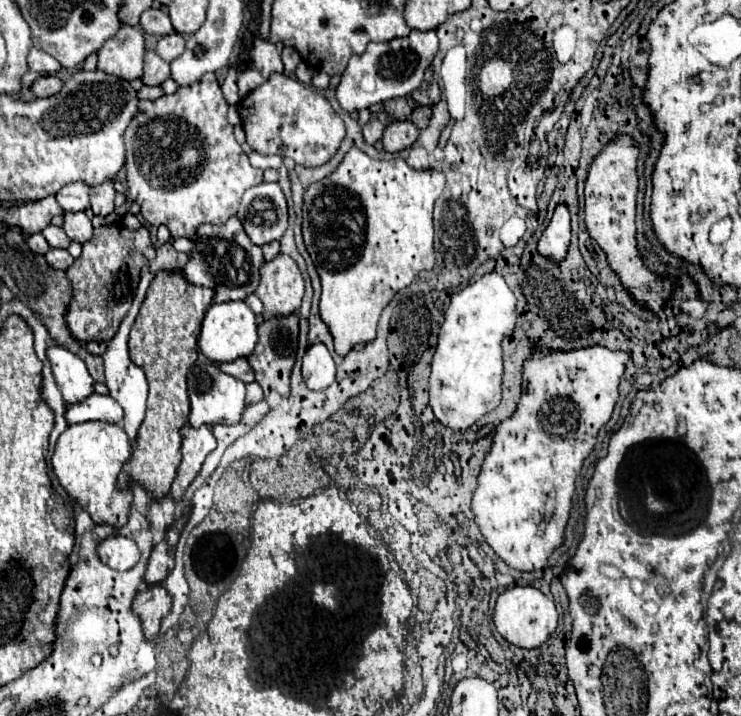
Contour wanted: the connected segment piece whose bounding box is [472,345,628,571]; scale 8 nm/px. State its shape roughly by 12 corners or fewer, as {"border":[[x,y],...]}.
{"border":[[628,355],[526,361],[472,499],[506,565],[562,543]]}

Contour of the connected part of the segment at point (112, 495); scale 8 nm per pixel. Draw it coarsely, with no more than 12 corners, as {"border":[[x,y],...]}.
{"border":[[116,423],[70,425],[52,469],[96,525],[128,523],[118,473],[132,443]]}

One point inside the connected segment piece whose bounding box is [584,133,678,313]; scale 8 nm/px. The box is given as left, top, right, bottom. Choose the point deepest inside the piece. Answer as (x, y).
(612, 185)

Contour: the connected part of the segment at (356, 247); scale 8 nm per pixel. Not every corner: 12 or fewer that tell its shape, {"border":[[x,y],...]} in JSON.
{"border":[[352,147],[304,193],[338,355],[434,267],[446,177]]}

